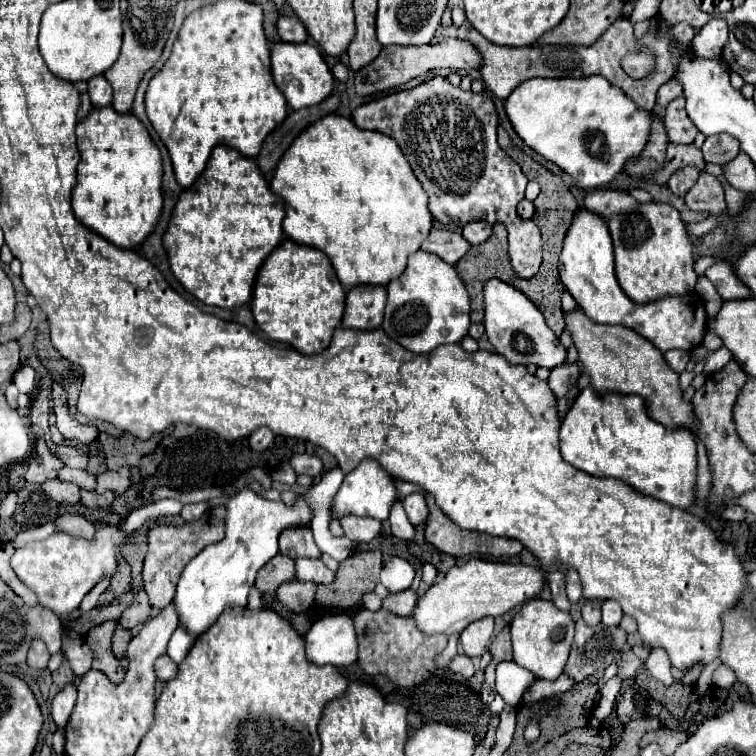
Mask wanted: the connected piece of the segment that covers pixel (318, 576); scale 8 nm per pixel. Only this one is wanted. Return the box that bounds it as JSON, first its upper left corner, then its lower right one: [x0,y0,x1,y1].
[296,559,334,585]

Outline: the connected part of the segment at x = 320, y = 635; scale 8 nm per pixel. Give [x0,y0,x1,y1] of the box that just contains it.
[306,613,358,667]

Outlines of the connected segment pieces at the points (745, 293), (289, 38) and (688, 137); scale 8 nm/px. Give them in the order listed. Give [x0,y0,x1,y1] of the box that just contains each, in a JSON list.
[[706,261,752,301],[276,17,308,43],[664,95,698,143]]

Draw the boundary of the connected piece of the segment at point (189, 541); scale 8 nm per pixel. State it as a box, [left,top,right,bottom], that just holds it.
[144,511,224,609]

